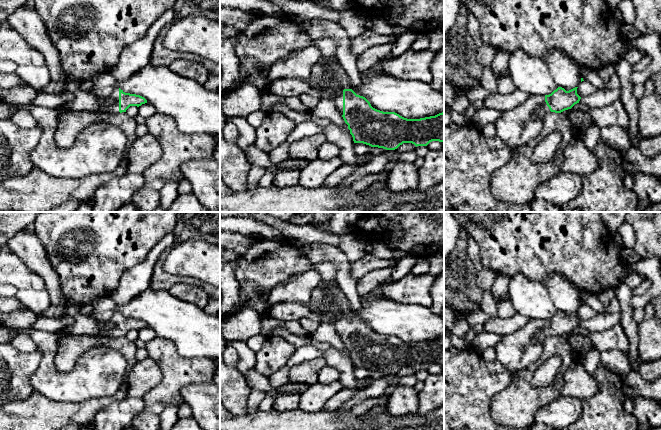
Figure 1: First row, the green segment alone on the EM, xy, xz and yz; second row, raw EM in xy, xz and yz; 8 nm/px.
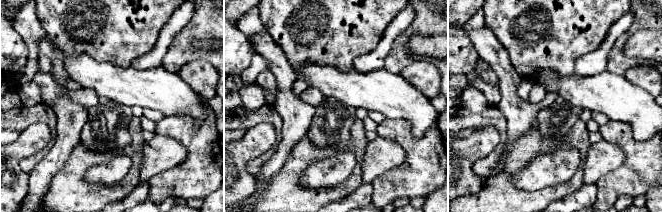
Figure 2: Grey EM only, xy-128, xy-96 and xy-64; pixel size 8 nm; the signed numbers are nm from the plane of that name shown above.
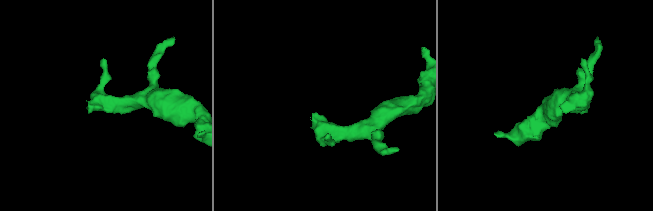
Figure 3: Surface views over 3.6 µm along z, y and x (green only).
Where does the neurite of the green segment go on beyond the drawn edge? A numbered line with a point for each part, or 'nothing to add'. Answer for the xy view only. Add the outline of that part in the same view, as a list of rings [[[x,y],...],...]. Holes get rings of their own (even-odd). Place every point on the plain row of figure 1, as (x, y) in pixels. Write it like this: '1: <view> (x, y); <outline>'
1: xy (110, 329); [[[114,312],[108,322],[98,322],[99,332],[97,337],[118,338],[119,336],[119,312]]]

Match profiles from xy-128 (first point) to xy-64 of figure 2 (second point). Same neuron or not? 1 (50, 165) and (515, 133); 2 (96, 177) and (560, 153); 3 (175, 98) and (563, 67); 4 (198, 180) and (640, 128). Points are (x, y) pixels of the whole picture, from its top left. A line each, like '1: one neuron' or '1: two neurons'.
1: one neuron
2: one neuron
3: two neurons
4: two neurons

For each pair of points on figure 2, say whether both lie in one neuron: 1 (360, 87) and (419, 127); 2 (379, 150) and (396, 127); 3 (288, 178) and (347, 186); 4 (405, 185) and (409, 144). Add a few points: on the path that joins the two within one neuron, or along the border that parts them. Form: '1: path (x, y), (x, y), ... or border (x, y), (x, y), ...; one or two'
1: path (375, 90), (388, 93), (407, 112); one
2: border (378, 135), (397, 142), (405, 154); two
3: path (303, 193), (305, 195), (332, 194); one
4: path (411, 175), (411, 154); one

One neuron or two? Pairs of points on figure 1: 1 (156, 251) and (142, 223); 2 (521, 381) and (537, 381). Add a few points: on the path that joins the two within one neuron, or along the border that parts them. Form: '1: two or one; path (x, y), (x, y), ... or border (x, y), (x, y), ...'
1: two; border (172, 231), (165, 234), (139, 263)
2: two; border (544, 361), (533, 375), (532, 386), (534, 388)

